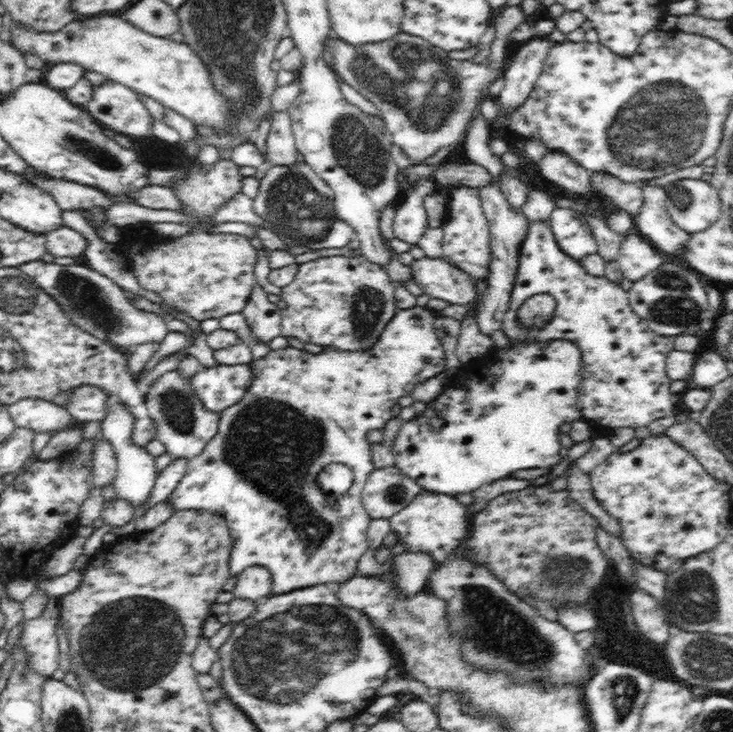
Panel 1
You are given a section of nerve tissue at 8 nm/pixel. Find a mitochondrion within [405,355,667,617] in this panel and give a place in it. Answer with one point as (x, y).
(568, 573)

